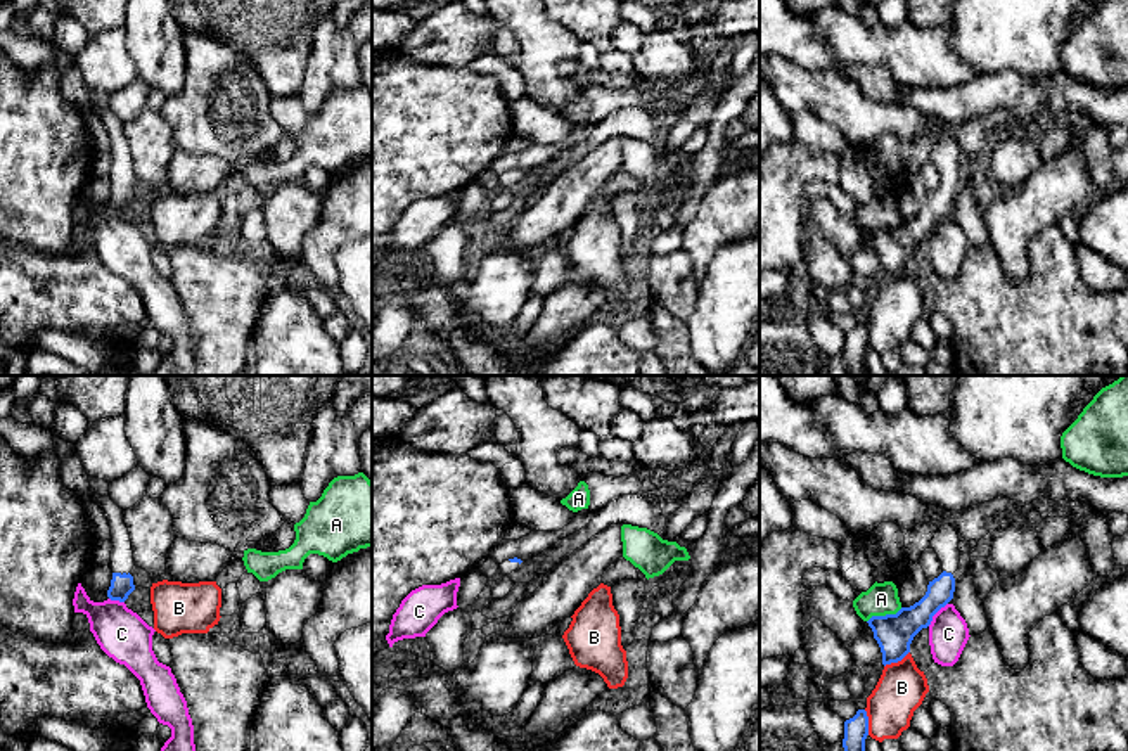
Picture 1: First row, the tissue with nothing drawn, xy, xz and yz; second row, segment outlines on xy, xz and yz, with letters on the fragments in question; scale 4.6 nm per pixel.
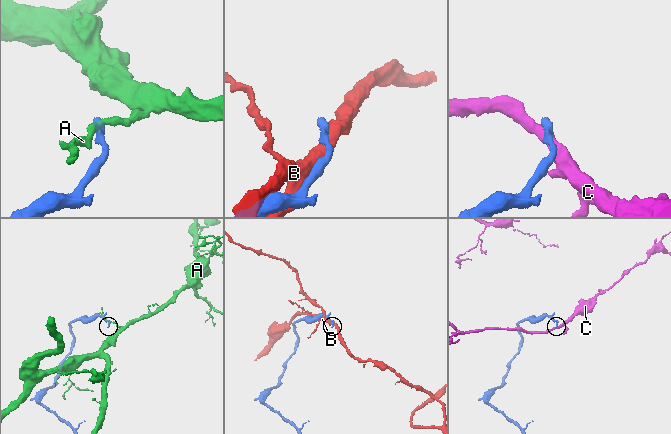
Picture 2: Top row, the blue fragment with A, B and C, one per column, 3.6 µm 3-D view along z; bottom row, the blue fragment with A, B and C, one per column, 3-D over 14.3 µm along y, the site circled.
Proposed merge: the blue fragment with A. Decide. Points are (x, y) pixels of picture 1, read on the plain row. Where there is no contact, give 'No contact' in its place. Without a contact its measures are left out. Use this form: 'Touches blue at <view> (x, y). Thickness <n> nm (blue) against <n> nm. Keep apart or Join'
Touches blue at yz (886, 227). Thickness 180 nm (blue) against 150 nm. Keep apart

